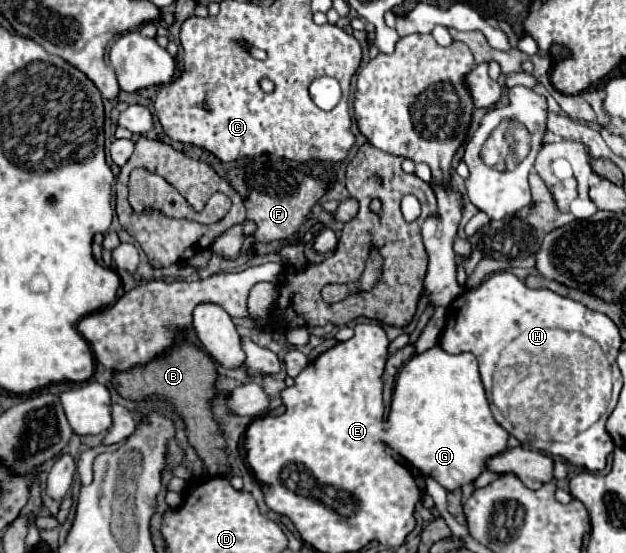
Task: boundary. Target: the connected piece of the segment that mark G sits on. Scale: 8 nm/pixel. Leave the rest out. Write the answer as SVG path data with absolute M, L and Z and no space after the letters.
M433 346L423 354L415 354L401 370L395 382L395 400L385 422L383 442L407 462L419 468L423 474L437 480L447 492L459 490L463 484L471 484L487 466L487 460L505 452L509 434L495 422L485 390L477 370L477 358L469 352L447 354L443 348Z

